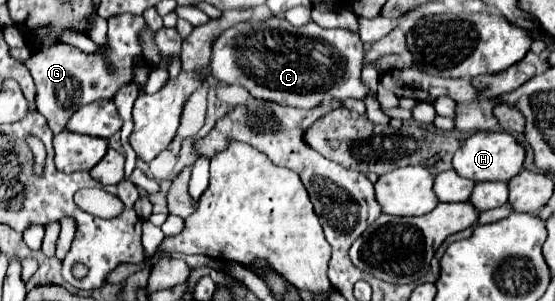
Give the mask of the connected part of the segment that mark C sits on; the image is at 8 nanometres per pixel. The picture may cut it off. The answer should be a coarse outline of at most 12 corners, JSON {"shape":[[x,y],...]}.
{"shape":[[243,21],[209,71],[257,99],[313,109],[363,99],[347,29]]}

